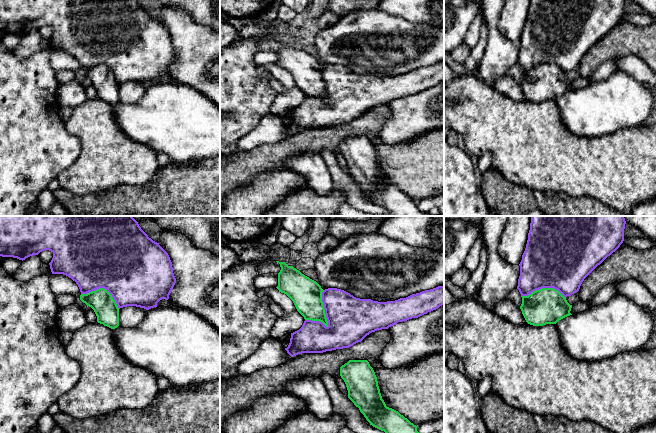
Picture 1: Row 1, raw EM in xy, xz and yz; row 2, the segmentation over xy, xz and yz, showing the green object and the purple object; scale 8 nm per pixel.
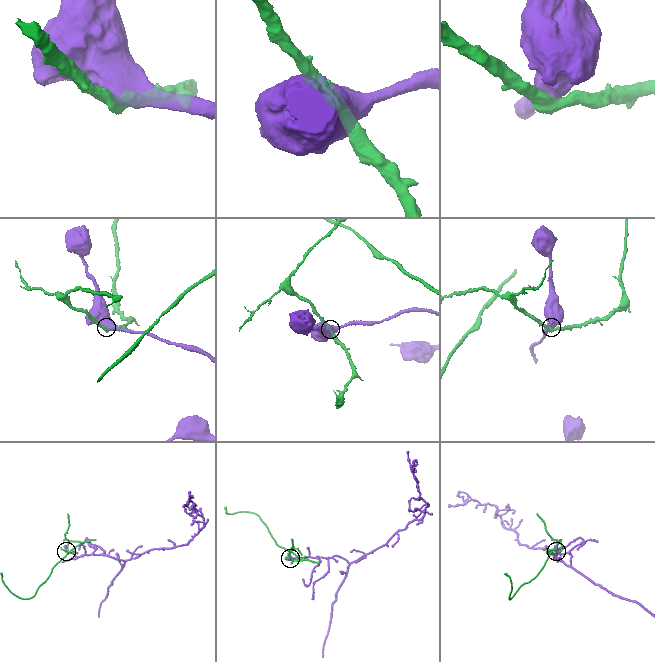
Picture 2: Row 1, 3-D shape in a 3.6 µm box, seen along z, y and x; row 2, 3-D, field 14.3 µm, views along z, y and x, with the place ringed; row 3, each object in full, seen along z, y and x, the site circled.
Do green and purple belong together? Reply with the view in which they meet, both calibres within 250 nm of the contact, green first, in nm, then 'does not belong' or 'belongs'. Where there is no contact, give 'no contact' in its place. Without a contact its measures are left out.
meets green in xz; 260 nm thick on the green side, 360 nm on the other; does not belong

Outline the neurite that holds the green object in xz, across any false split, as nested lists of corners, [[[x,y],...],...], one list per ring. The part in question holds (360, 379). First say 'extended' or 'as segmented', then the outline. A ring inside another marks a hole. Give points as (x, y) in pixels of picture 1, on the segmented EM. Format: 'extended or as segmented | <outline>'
as segmented | [[[349,360],[340,367],[348,398],[373,427],[385,433],[419,433],[417,426],[398,411],[386,406],[377,377],[367,360]]]

